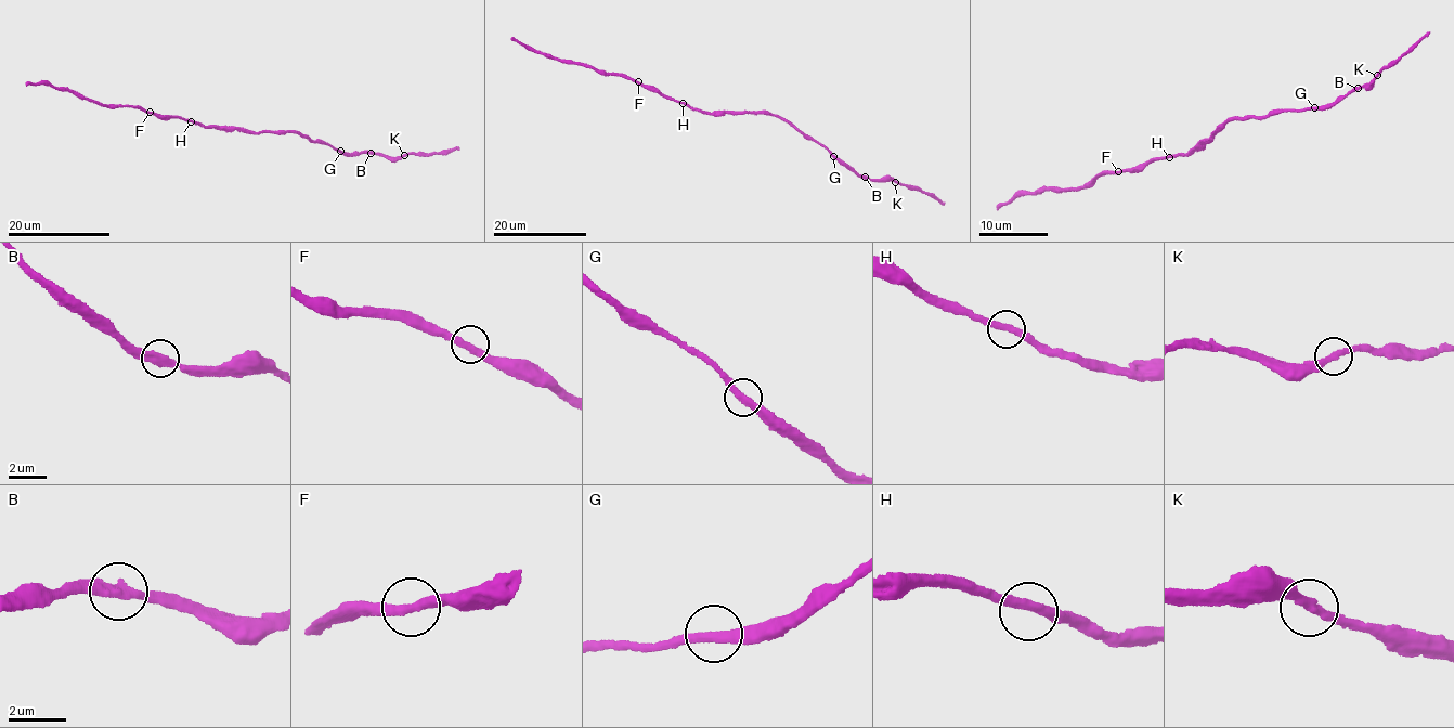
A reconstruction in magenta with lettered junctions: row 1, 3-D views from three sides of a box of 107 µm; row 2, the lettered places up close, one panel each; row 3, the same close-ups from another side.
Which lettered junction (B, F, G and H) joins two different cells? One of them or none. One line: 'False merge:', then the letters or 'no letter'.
False merge: no letter

